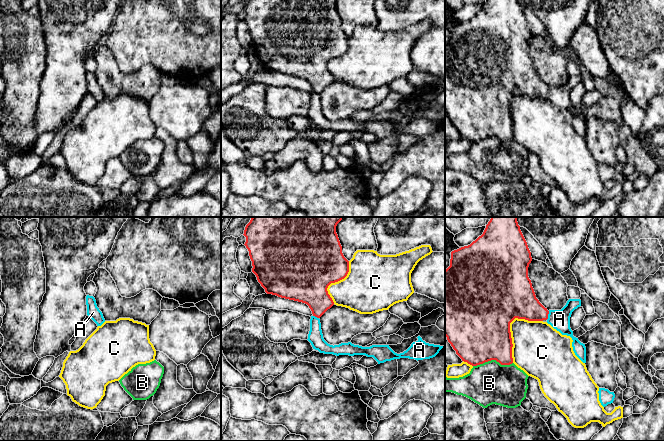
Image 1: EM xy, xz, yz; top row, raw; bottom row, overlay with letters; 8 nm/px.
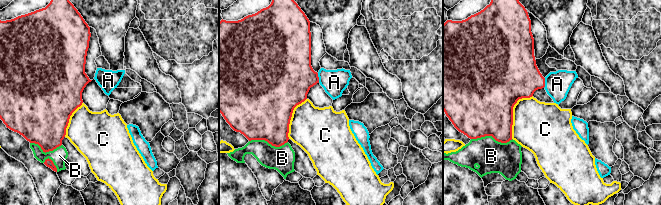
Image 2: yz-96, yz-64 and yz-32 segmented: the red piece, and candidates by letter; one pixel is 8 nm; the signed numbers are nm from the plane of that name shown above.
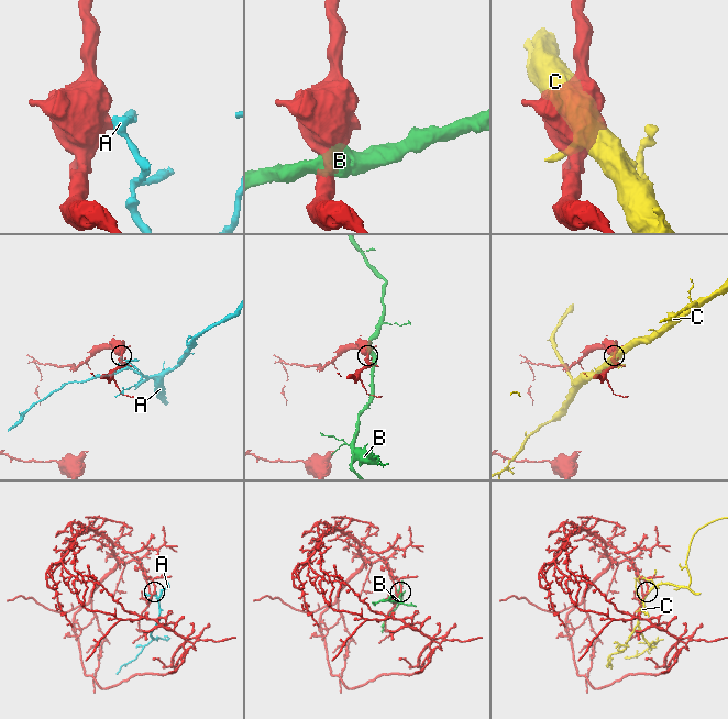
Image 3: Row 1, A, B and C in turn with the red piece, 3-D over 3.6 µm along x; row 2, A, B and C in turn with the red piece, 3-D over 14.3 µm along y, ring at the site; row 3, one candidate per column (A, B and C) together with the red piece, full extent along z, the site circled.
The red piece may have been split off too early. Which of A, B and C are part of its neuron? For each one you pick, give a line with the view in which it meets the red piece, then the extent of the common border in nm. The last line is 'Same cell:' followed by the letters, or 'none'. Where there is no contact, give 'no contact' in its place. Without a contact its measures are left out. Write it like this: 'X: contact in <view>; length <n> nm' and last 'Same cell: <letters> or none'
Same cell: none

